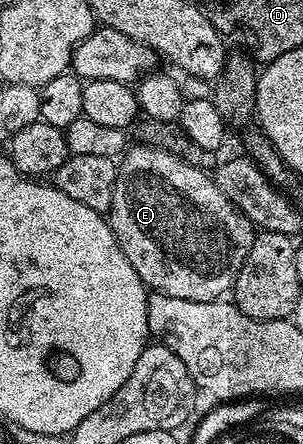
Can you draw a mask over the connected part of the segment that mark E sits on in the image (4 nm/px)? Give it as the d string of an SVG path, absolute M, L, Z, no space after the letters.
M132 146L118 160L109 212L111 232L151 291L213 303L232 290L257 228L221 193L208 172L161 149Z

